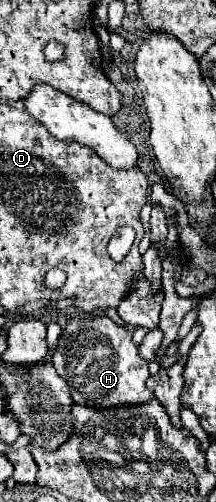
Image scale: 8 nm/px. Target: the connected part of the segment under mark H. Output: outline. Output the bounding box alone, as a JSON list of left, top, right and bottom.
[51,315,153,407]

